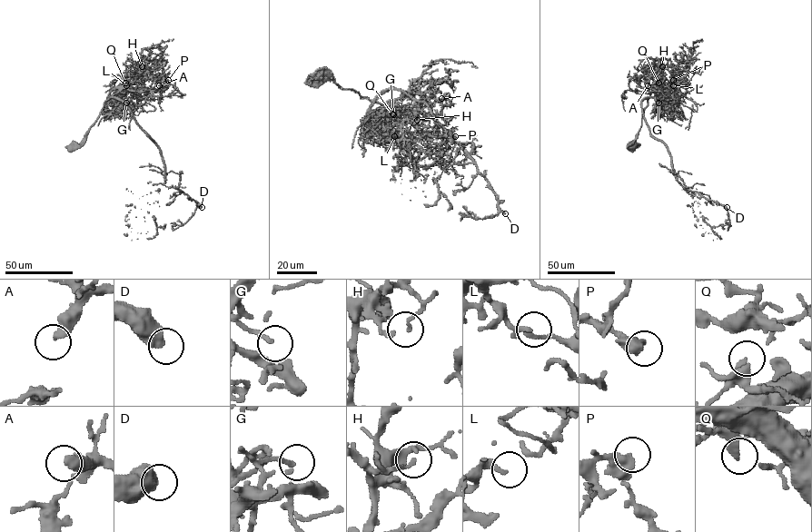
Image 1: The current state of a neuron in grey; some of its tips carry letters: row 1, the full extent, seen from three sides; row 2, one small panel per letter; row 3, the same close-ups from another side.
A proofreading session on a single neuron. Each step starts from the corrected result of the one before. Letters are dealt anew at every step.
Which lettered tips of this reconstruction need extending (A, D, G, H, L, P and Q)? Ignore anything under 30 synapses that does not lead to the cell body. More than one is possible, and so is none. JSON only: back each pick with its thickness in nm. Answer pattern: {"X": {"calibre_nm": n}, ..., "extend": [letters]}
{"extend": []}

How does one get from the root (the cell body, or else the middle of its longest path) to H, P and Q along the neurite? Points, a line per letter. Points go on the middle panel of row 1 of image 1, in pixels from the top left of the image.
H: (444, 130), (426, 103), (403, 91), (387, 89), (372, 102), (388, 105), (405, 120), (416, 115), (417, 120)
P: (444, 130), (426, 103), (403, 91), (387, 89), (372, 102), (390, 109), (414, 136), (455, 136)
Q: (444, 130), (426, 103), (403, 91), (387, 89), (372, 102), (392, 113)

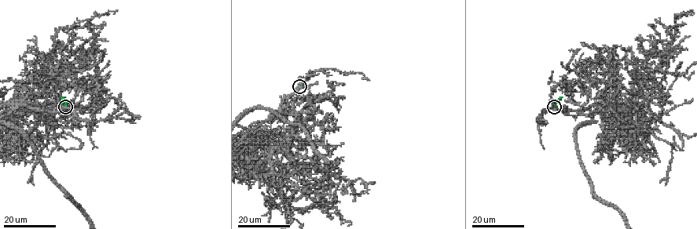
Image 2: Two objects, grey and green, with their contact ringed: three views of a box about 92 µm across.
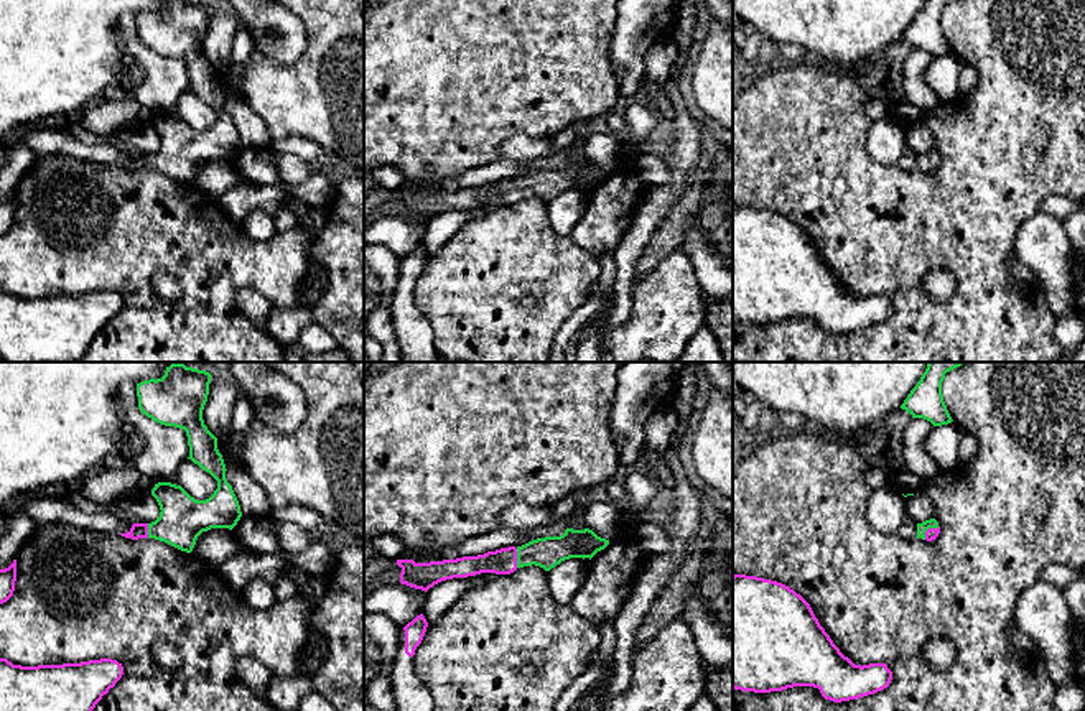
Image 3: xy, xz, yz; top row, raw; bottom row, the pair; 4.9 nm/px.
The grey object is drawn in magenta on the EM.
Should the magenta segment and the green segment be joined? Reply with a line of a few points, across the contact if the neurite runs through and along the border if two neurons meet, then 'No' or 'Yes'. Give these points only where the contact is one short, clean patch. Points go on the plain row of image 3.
Yes

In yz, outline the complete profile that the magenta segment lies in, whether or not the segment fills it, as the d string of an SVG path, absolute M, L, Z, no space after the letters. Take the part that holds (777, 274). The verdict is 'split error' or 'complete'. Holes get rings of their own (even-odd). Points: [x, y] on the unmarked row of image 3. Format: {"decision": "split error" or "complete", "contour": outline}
{"decision": "complete", "contour": "M733 207L733 319L771 324L818 319L841 334L889 318L886 295L854 296L833 275L810 235L789 217Z"}

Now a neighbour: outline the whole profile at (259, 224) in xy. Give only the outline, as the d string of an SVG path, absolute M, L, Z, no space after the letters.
M262 207L250 211L244 222L244 230L255 240L267 240L272 237L275 230L275 216L270 216Z

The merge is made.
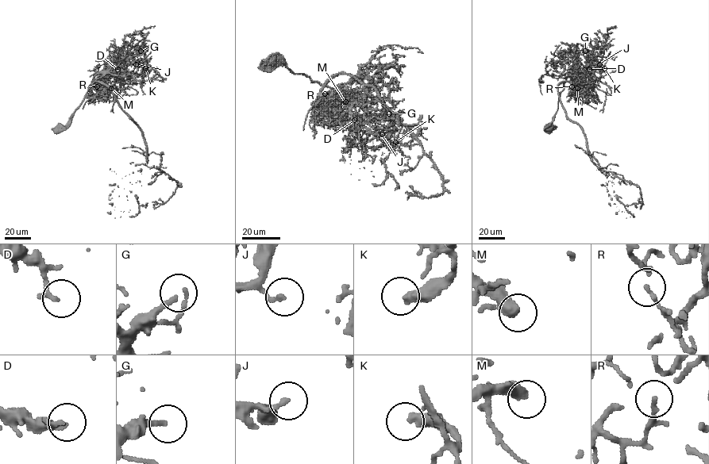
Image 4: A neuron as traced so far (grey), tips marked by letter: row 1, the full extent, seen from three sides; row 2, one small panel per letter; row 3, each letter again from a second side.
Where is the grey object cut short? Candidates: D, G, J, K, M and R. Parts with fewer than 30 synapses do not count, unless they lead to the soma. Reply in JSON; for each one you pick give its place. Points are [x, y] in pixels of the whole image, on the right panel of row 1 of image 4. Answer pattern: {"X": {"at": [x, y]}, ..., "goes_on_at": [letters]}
{"G": {"at": [585, 51]}, "M": {"at": [577, 88]}, "goes_on_at": ["G", "M"]}

